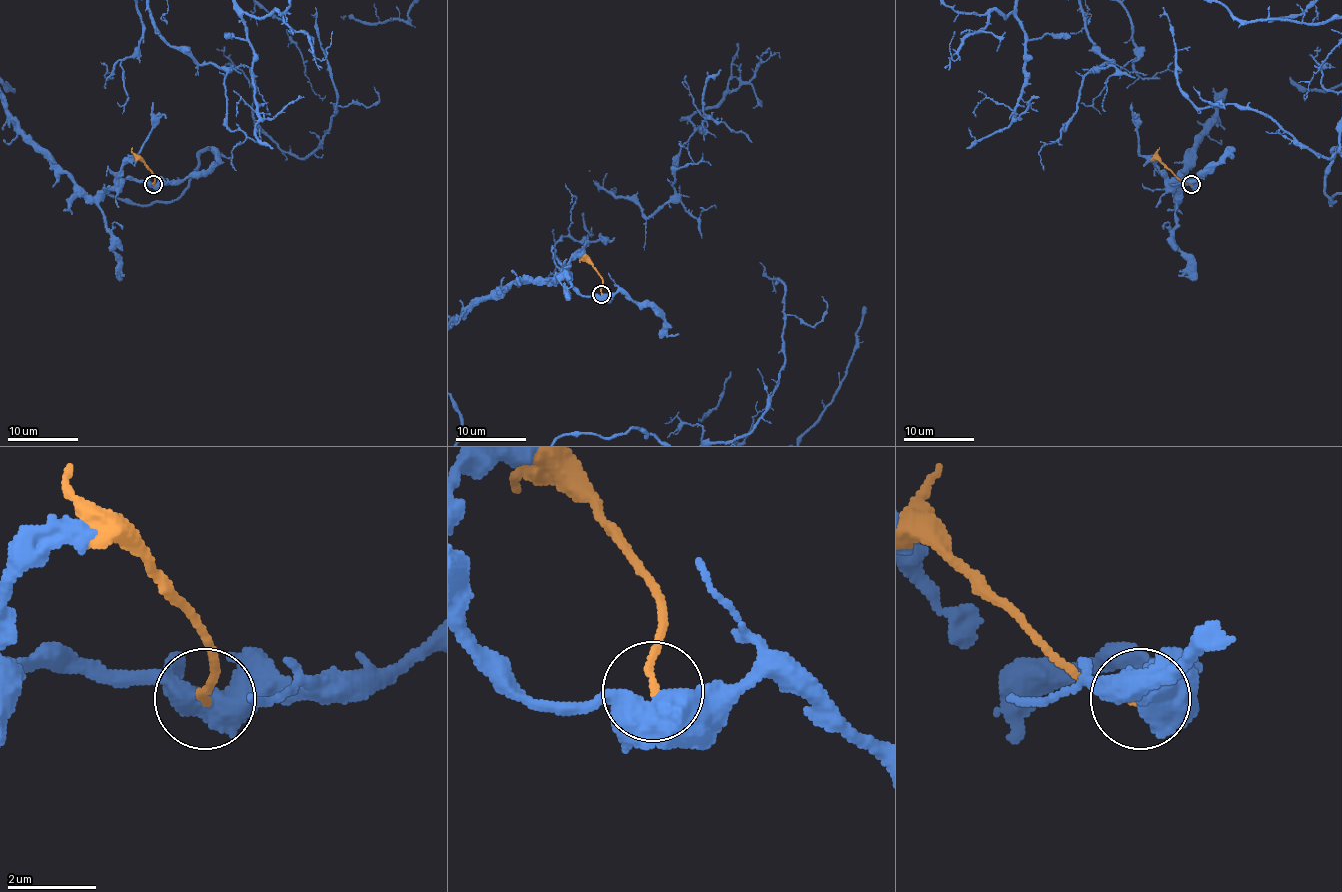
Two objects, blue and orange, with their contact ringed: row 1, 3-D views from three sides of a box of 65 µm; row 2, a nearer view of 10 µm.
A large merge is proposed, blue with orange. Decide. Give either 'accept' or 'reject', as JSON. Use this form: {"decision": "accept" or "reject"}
{"decision": "reject"}

